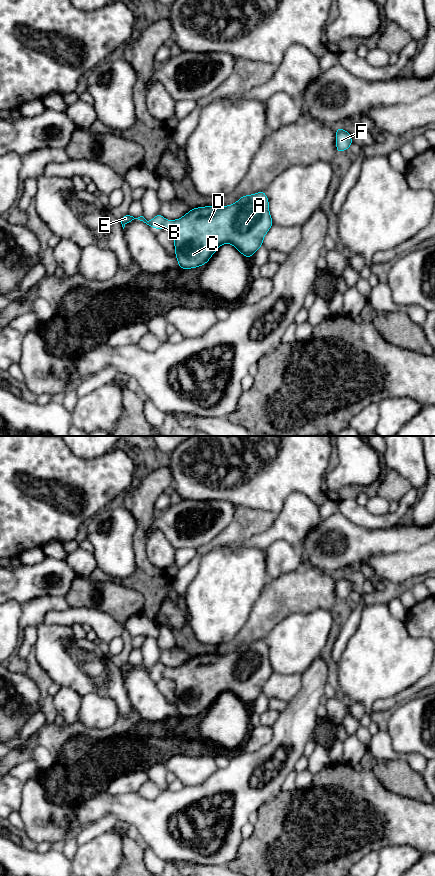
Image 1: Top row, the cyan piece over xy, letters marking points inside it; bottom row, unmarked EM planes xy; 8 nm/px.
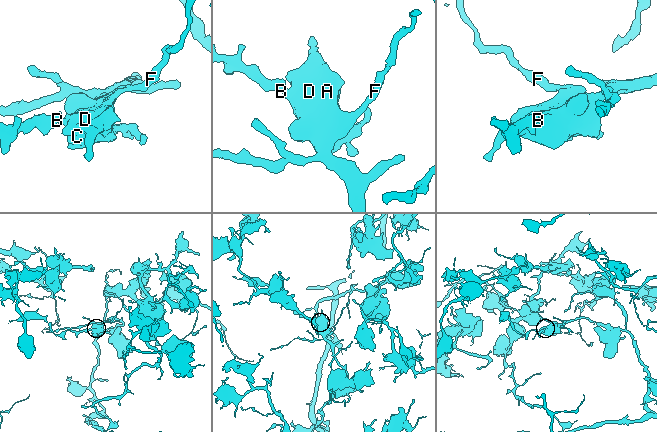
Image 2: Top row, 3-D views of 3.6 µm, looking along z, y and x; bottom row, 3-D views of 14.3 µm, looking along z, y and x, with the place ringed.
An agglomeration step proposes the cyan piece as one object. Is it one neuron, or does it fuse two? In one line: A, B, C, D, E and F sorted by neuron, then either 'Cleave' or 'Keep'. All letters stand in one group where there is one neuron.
Groups: A B C D E F. Keep

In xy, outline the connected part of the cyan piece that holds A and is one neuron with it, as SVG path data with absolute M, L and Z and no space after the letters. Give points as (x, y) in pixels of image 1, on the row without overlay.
M265 639L244 643L227 654L191 656L176 668L167 668L160 661L151 669L127 662L120 667L123 677L134 667L173 682L179 717L205 713L223 692L233 693L250 707L263 694L263 687L274 672Z

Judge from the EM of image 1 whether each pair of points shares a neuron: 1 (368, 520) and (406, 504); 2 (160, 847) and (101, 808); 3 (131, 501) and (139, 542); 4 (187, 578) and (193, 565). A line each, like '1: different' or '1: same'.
1: same
2: same
3: same
4: same

